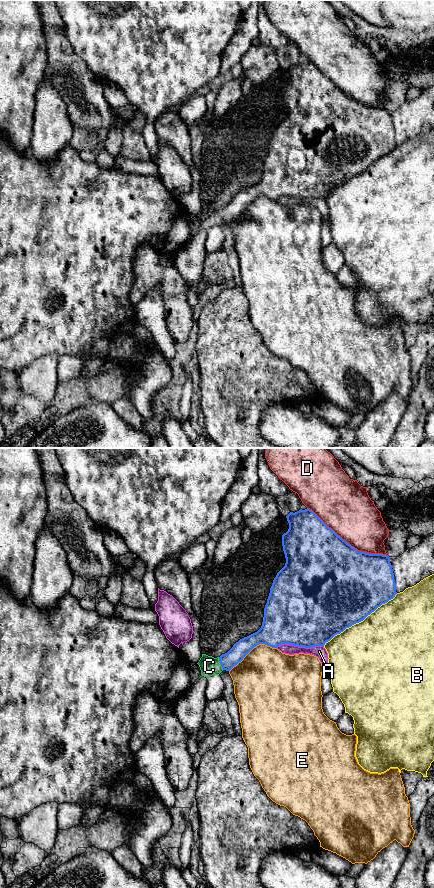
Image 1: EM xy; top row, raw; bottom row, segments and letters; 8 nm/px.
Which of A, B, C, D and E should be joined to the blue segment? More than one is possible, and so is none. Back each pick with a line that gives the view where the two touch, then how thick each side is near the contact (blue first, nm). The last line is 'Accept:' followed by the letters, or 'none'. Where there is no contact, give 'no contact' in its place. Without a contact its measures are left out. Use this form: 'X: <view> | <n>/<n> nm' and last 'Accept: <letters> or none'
C: xy | 140/150 nm
Accept: C

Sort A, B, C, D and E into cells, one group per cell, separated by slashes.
A / B / C / D / E

